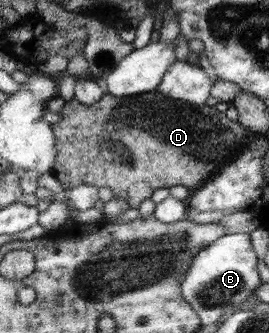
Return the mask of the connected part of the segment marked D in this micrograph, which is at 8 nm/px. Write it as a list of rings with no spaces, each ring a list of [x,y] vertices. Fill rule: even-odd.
[[[159,92],[137,94],[137,97],[127,96],[127,127],[123,123],[123,107],[125,98],[103,94],[103,97],[89,107],[76,99],[66,101],[61,111],[61,120],[55,125],[63,129],[55,129],[57,136],[56,147],[60,153],[56,165],[51,171],[59,178],[66,189],[71,190],[81,185],[91,185],[97,188],[110,188],[115,198],[129,202],[137,209],[141,203],[149,200],[152,195],[163,188],[181,185],[189,191],[199,190],[217,172],[235,161],[244,150],[253,131],[249,130],[238,120],[232,121],[225,113],[208,104],[171,99]],[[75,139],[89,139],[93,143],[75,143]]]

